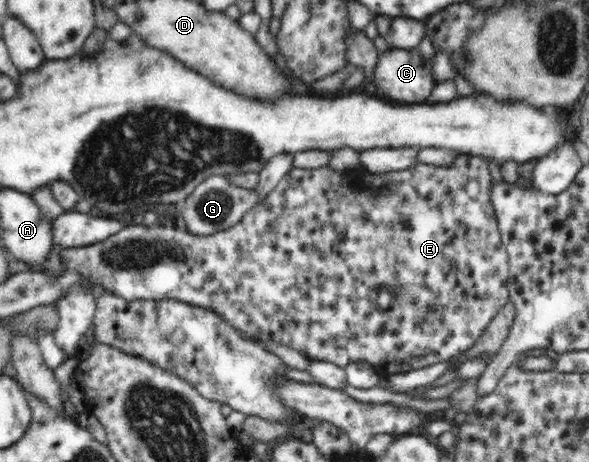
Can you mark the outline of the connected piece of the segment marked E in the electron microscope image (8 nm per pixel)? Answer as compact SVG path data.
M458 155L448 166L416 163L398 173L390 173L390 183L376 183L374 193L369 185L364 187L364 191L362 187L352 191L352 179L329 166L302 169L294 167L282 176L268 196L246 212L242 220L224 231L214 232L210 237L198 237L196 234L186 233L186 230L180 231L160 225L131 225L110 235L108 239L90 244L89 247L63 249L62 261L66 263L66 267L74 269L76 275L82 275L83 279L87 279L87 282L96 289L102 289L119 298L124 297L124 300L174 299L200 305L201 308L212 310L214 313L222 313L222 318L236 330L240 329L240 333L248 333L248 337L256 335L258 340L286 343L288 347L306 353L310 359L328 361L338 367L366 361L374 367L386 369L388 373L408 373L442 361L450 363L452 357L470 349L500 311L500 307L509 302L508 255L502 247L492 196L489 194L493 183L491 179L492 174L487 160L484 157L469 155Z

